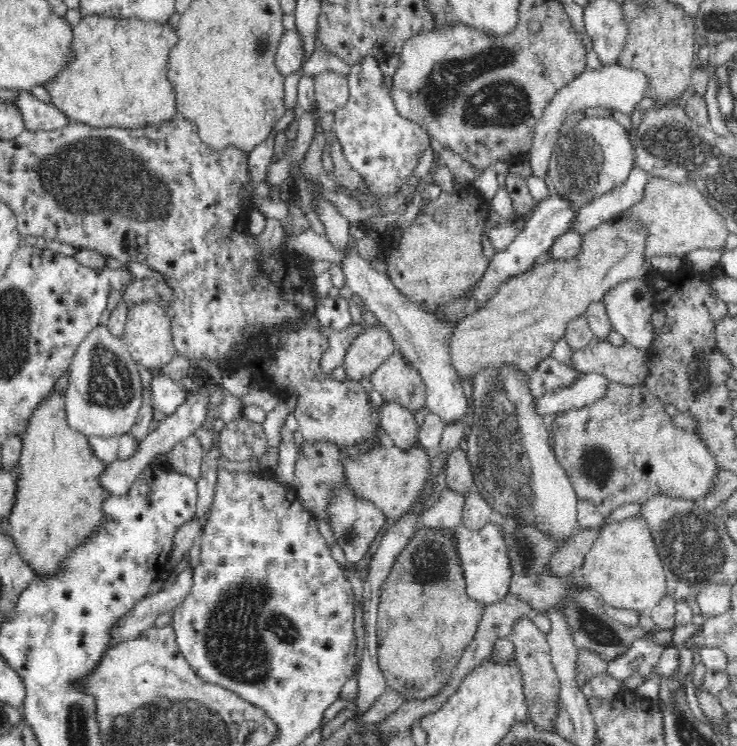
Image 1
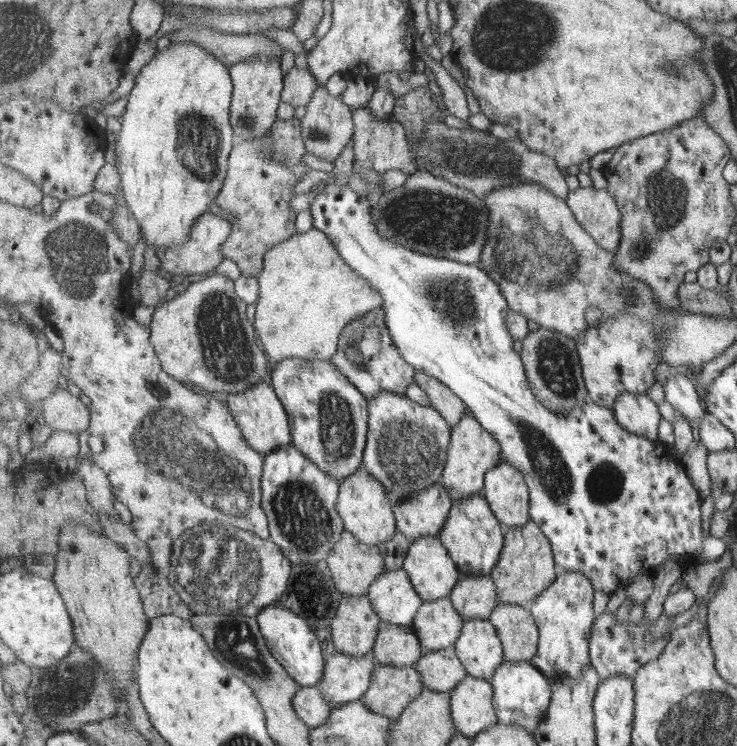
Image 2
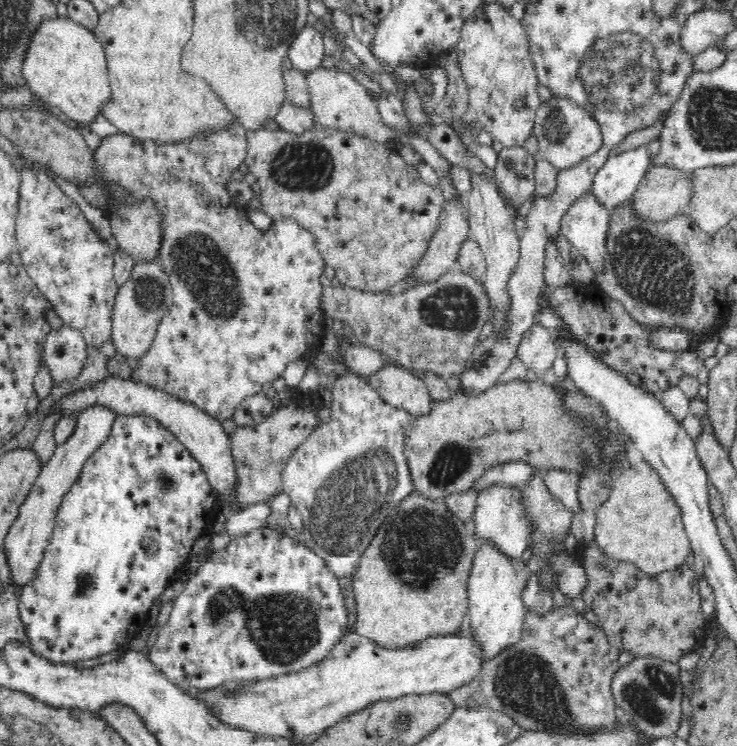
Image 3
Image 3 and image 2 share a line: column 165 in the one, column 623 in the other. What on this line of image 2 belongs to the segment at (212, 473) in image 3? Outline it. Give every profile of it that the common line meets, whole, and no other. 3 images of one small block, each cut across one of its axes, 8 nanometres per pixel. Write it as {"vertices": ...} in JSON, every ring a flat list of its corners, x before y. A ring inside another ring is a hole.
{"vertices":[[624,392,617,397,613,410,617,421,627,431,649,437,651,440,659,440,657,432,663,416,659,412,657,402,651,400,646,393]]}

